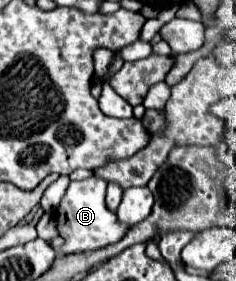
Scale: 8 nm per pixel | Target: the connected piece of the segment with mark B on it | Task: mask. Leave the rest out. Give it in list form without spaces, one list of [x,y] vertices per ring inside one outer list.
[[[88,177],[84,181],[70,183],[62,203],[56,209],[58,233],[64,237],[62,253],[94,251],[94,249],[106,247],[110,243],[116,243],[120,239],[120,235],[128,231],[128,227],[122,227],[122,223],[118,223],[116,215],[106,209],[104,195],[106,195],[106,183],[98,177]]]

